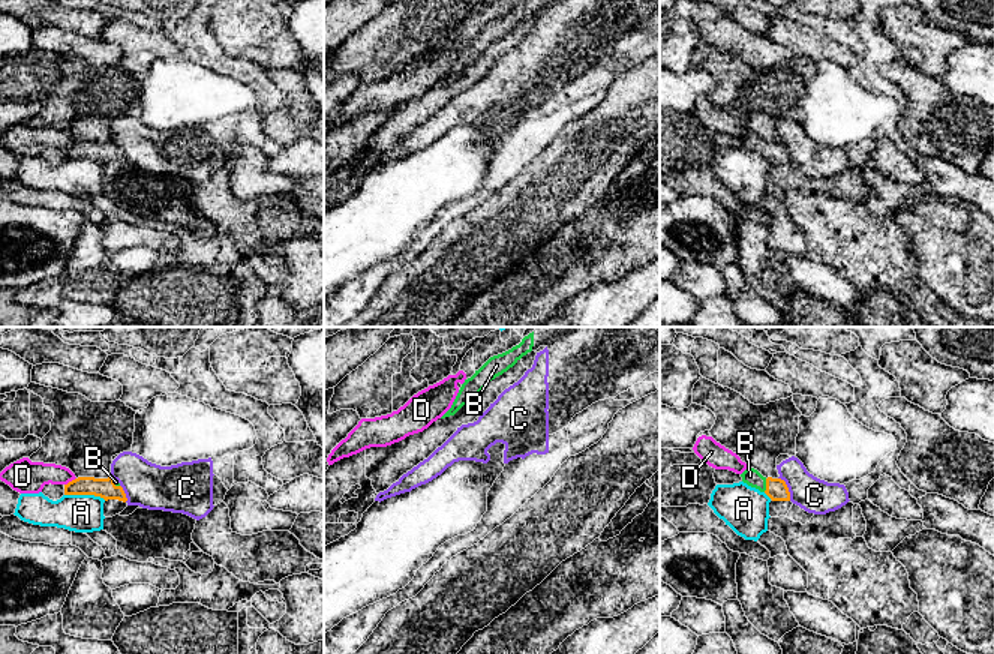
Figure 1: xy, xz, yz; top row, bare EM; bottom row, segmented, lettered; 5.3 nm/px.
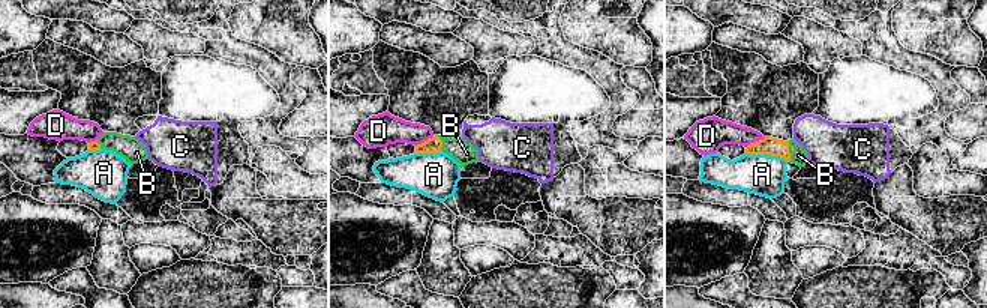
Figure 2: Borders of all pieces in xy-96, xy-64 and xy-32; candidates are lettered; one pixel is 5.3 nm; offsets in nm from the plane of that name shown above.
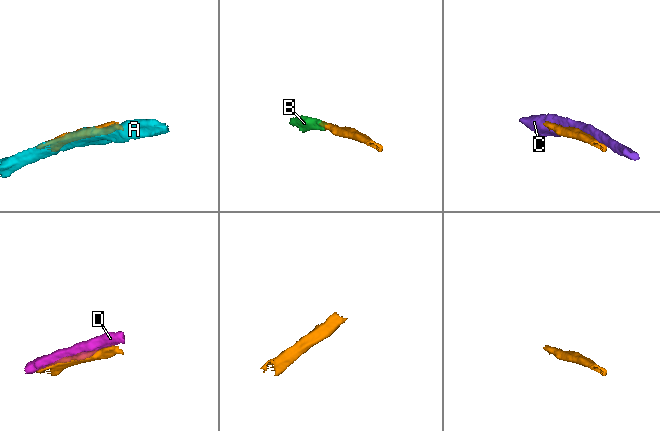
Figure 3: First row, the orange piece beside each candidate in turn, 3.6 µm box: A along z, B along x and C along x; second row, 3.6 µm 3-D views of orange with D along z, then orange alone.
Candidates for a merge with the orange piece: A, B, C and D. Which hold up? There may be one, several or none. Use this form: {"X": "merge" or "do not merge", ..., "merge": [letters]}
{"A": "do not merge", "B": "merge", "C": "do not merge", "D": "do not merge", "merge": ["B"]}

